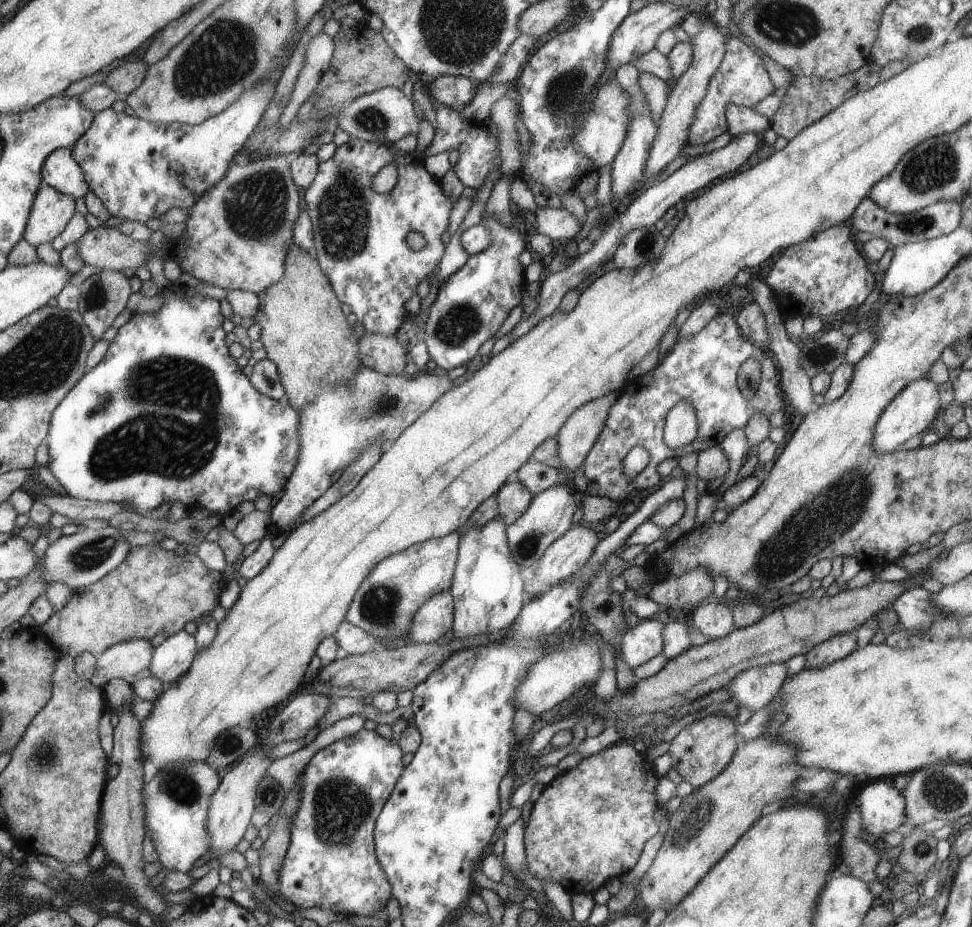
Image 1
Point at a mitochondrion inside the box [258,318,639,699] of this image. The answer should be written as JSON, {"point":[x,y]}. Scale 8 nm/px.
{"point":[378,608]}

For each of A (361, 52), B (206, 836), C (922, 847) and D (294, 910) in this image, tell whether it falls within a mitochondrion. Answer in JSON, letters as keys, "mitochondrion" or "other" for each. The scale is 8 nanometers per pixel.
{"A":"other","B":"other","C":"mitochondrion","D":"other"}

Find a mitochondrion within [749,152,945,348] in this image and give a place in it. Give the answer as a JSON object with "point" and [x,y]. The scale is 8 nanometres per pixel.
{"point":[918,225]}

